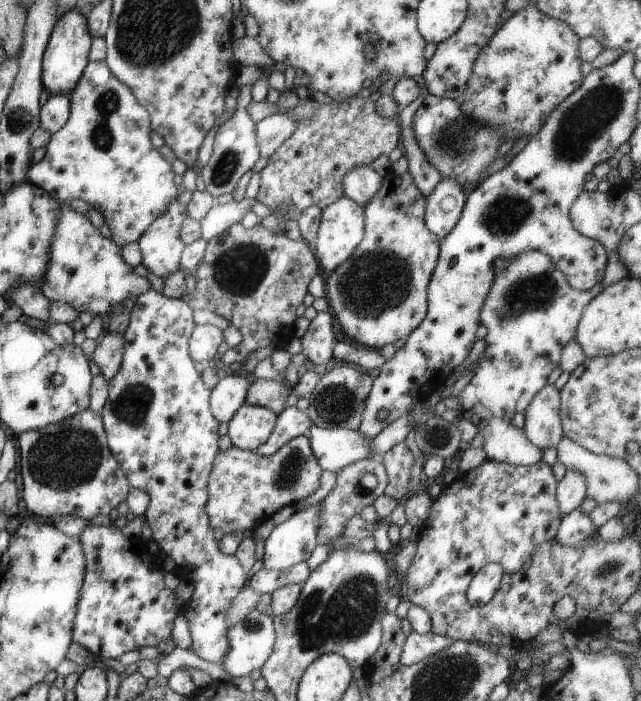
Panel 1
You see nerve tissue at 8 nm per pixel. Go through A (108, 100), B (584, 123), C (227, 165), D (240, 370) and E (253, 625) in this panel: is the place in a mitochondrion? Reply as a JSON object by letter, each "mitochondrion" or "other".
{"A":"mitochondrion","B":"mitochondrion","C":"mitochondrion","D":"other","E":"mitochondrion"}

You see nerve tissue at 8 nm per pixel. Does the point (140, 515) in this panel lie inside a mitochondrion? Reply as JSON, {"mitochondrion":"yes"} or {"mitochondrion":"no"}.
{"mitochondrion":"no"}

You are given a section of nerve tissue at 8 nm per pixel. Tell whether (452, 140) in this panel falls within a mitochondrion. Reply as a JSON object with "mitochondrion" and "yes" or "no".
{"mitochondrion":"yes"}

